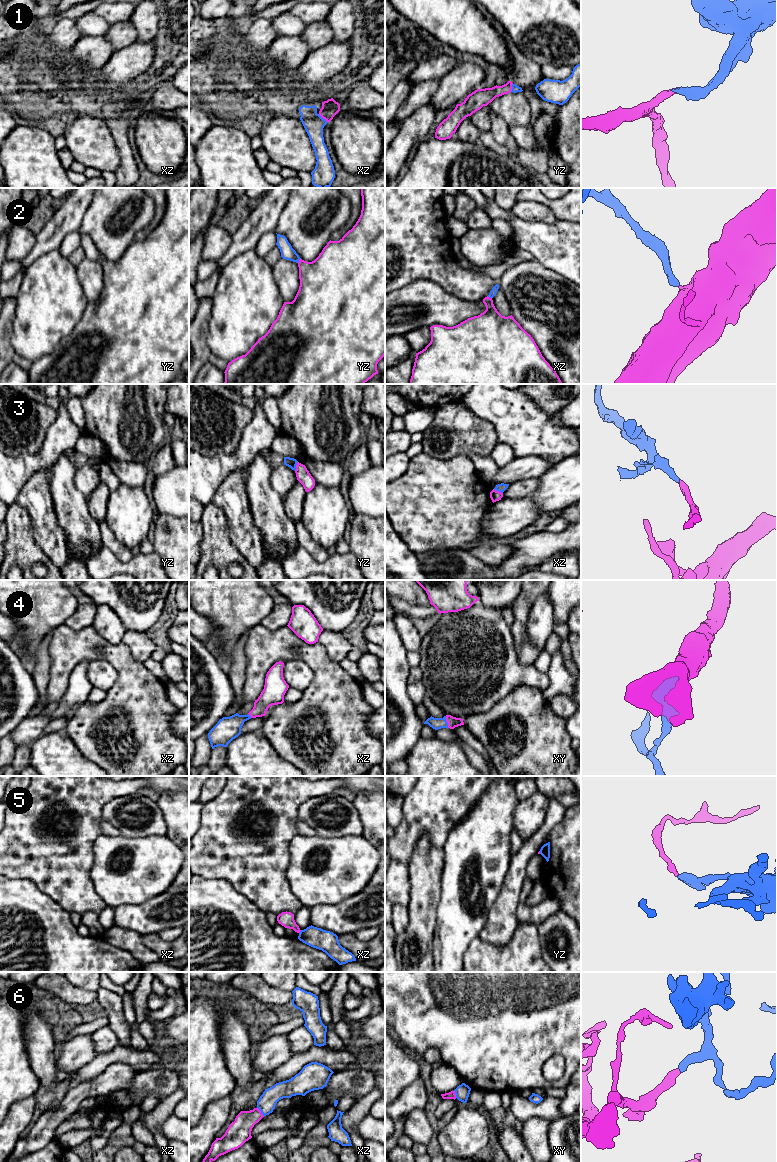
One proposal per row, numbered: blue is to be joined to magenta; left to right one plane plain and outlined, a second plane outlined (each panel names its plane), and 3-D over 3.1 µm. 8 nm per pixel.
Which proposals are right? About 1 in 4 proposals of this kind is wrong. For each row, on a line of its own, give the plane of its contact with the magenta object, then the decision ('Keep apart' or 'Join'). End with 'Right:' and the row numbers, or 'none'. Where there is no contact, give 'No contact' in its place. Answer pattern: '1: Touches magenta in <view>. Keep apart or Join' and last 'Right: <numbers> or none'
1: Touches magenta in xz. Join
2: Touches magenta in yz. Join
3: Touches magenta in xz. Keep apart
4: Touches magenta in xy. Join
5: Touches magenta in xz. Keep apart
6: Touches magenta in xz. Join
Right: 1, 2, 4, 6

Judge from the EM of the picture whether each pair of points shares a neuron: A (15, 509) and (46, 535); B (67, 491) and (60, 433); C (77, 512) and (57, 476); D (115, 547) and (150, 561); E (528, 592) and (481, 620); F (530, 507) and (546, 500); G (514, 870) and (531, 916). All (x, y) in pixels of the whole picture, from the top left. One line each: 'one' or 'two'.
A: two
B: two
C: one
D: two
E: two
F: one
G: two

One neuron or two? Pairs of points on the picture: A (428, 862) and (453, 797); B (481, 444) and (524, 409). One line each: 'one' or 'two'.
A: two
B: two

